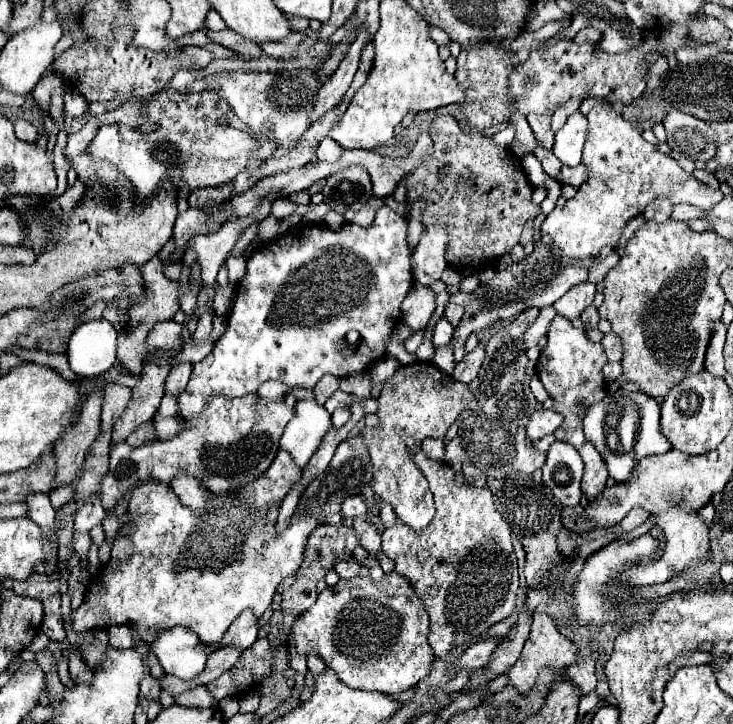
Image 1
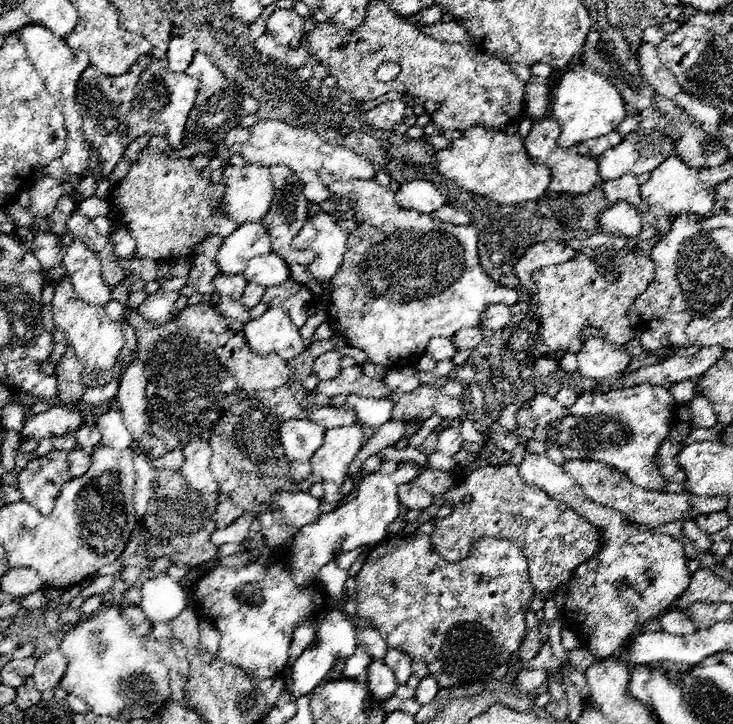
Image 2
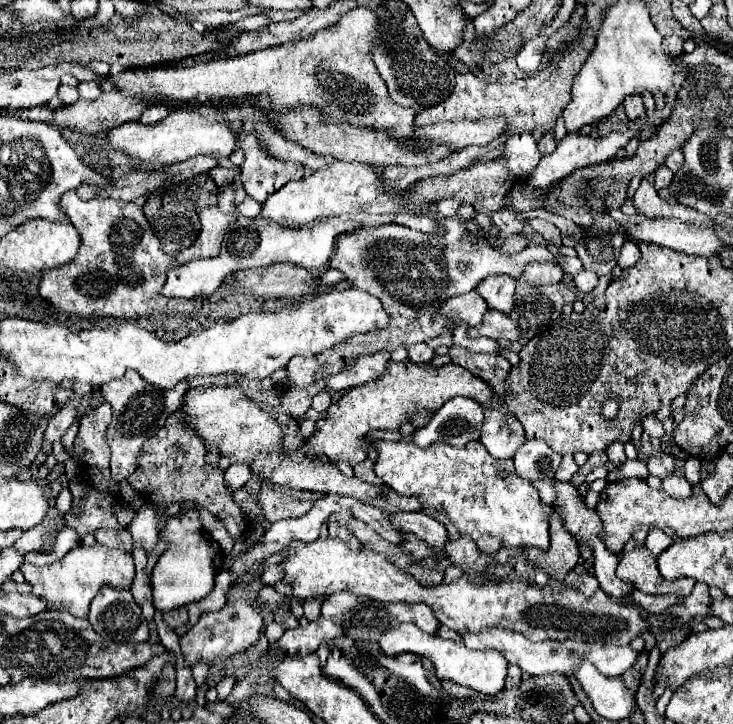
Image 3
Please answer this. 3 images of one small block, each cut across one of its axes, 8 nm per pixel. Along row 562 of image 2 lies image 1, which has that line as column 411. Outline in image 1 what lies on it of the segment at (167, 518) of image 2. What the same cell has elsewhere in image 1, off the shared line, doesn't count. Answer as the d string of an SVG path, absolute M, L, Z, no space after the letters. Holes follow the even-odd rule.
M436 116L436 120L434 120L434 124L430 126L430 130L436 130L436 150L432 152L432 156L428 156L424 162L422 162L422 166L418 166L414 172L410 172L410 176L408 176L408 202L414 202L414 200L424 200L426 202L426 206L424 206L424 214L422 214L422 222L424 224L424 229L429 226L439 226L441 225L446 229L446 233L448 234L448 243L449 243L449 234L452 234L452 240L450 242L454 242L454 244L450 244L448 248L446 248L446 260L448 260L448 264L452 266L452 268L464 268L464 266L474 266L474 268L478 268L478 266L482 266L484 262L490 262L490 260L496 260L496 258L500 258L500 256L504 256L508 250L512 250L518 242L520 242L520 234L522 234L522 228L524 228L524 224L530 220L530 218L534 218L534 214L538 214L540 212L540 206L536 204L534 206L534 202L532 202L532 186L530 186L530 182L528 182L528 178L526 178L526 174L524 174L524 168L522 168L522 162L520 162L520 158L514 154L514 152L510 152L508 148L502 148L502 146L498 146L492 138L488 138L488 136L484 136L484 134L480 134L480 132L476 132L476 130L470 130L470 132L464 132L462 128L460 128L460 124L456 122L456 118L454 116Z

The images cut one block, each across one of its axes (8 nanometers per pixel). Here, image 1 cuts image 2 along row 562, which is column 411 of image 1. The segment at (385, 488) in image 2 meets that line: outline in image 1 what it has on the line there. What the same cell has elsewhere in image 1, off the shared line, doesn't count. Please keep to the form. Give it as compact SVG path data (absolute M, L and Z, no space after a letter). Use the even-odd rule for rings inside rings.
M414 282L412 290L408 292L408 296L402 302L404 322L410 324L412 330L418 332L428 324L428 320L434 312L434 298L436 298L436 294L428 286Z

